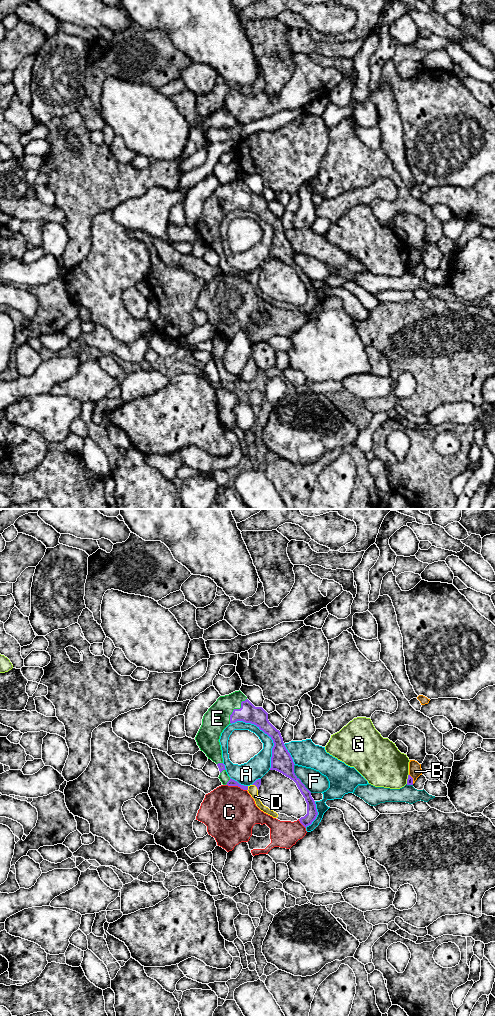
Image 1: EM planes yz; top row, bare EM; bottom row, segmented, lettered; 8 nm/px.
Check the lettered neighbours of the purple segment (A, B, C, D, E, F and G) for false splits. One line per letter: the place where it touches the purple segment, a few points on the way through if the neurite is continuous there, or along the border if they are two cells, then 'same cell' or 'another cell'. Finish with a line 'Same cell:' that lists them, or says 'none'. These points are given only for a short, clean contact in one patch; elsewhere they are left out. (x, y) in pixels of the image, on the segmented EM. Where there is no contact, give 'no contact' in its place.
A: yz (267, 734) | another cell
B: yz (412, 779) | another cell
C: yz (236, 785) | another cell
D: yz (247, 788) | same cell
E: yz (235, 709) | same cell
F: yz (298, 778) | another cell
G: yz (407, 779) | another cell
Same cell: D, E

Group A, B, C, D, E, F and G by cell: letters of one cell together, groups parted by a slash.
A / B / C / D E / F / G

